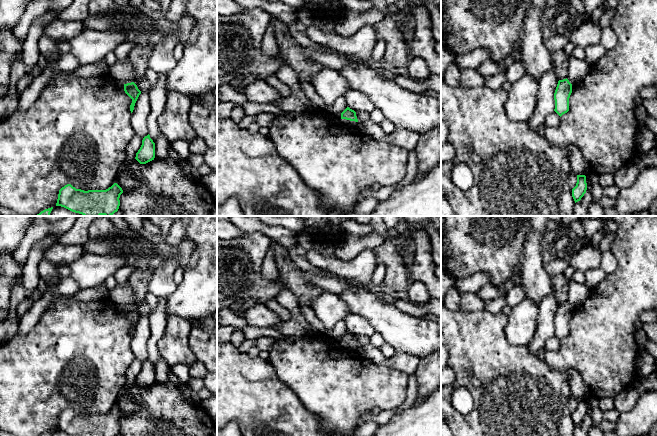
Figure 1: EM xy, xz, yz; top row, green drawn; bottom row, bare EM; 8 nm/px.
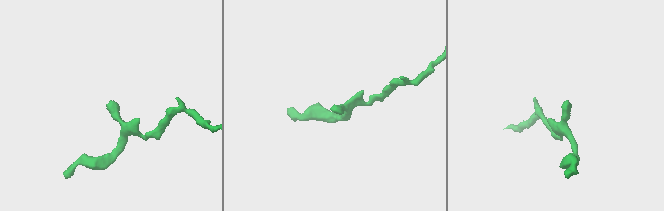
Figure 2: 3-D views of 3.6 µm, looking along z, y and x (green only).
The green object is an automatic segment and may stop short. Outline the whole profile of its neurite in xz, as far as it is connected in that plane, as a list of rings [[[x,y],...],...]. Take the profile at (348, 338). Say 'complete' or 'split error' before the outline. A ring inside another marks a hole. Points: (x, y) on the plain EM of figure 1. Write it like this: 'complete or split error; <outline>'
complete; [[[347,331],[342,337],[341,337],[341,343],[346,343],[350,345],[358,346],[356,336],[349,331]]]

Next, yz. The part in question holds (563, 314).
complete; [[[559,304],[555,317],[555,333],[554,335],[561,341],[563,338],[569,335],[569,322],[572,317],[572,308],[569,304]]]

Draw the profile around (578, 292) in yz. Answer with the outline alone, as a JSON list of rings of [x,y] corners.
[[[570,281],[567,303],[574,309],[580,307],[589,295],[589,287],[585,283]]]

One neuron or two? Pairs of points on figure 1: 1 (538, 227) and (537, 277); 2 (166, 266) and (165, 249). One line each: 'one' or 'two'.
1: one
2: two

